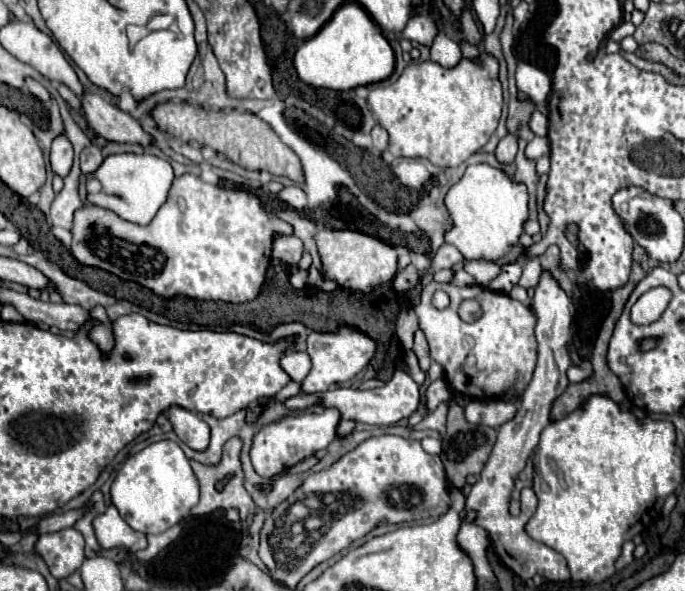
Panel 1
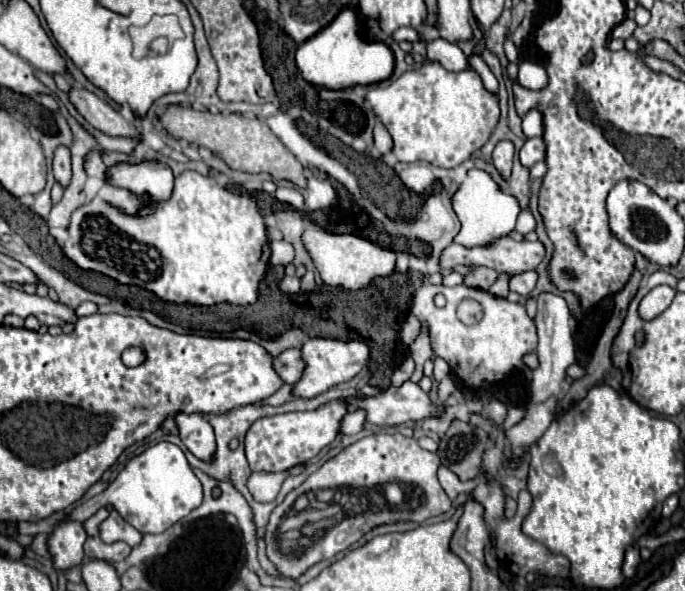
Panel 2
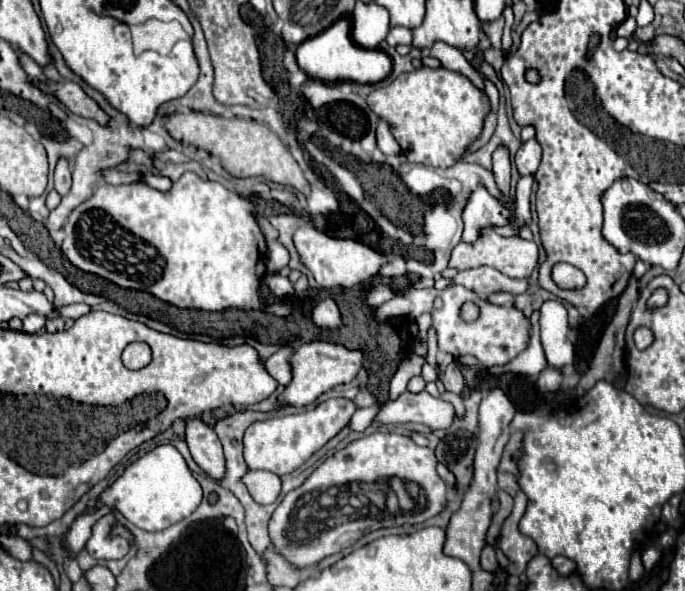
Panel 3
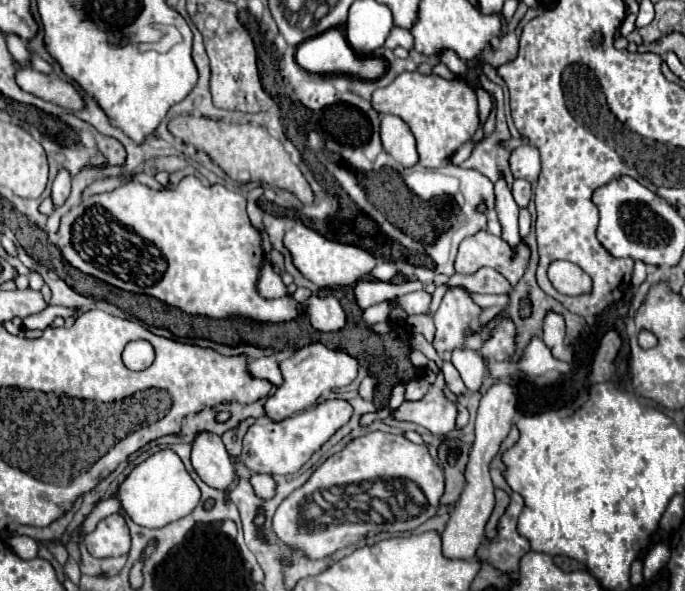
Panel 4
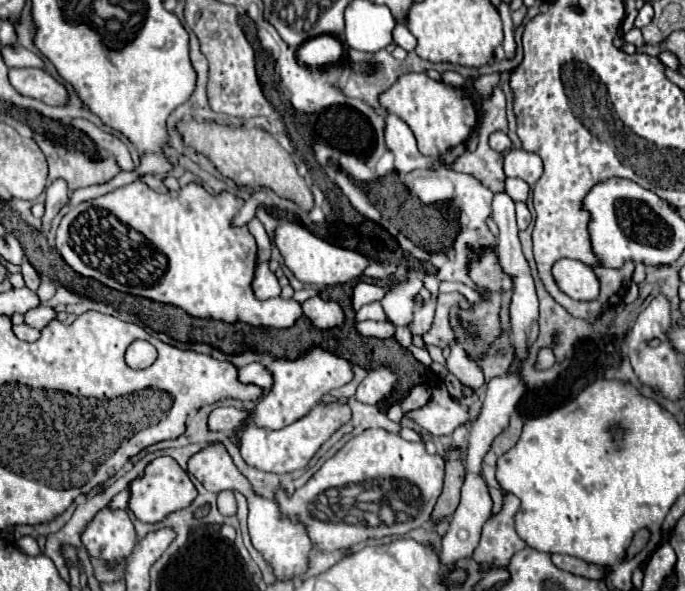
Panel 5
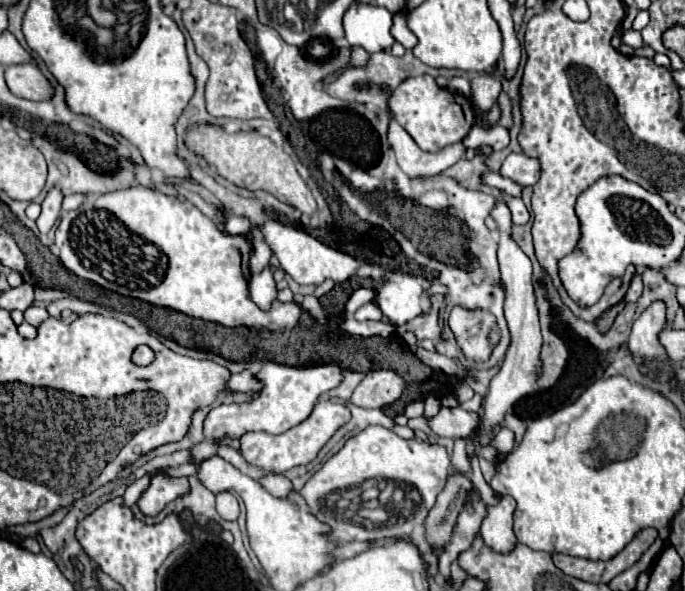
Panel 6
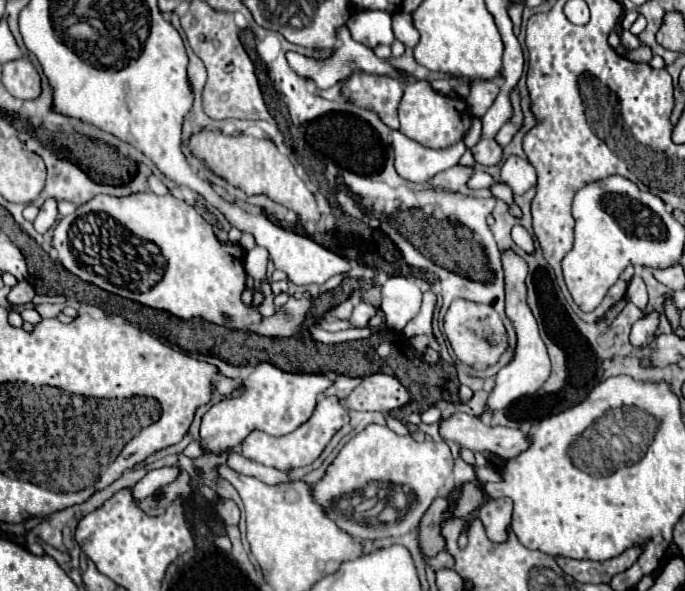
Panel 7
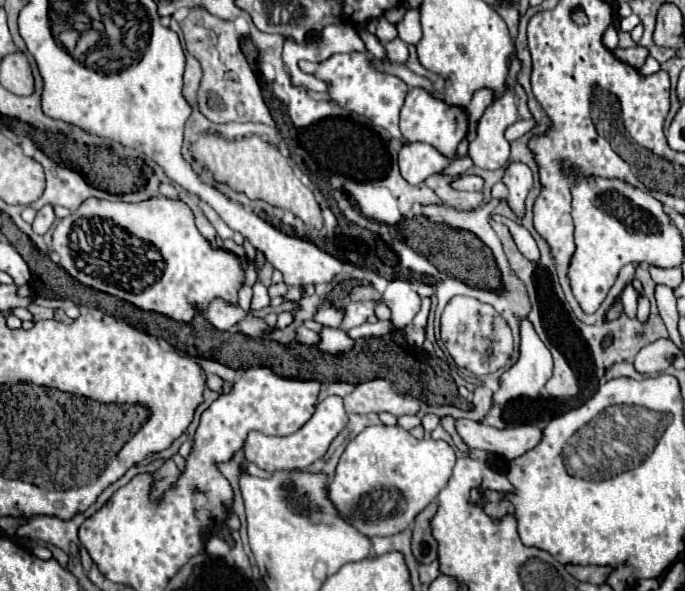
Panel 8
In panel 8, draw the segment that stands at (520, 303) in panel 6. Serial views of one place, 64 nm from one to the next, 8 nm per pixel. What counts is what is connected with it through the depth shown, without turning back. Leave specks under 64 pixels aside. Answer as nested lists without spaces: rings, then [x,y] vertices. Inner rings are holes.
[[[530,320],[520,326],[520,358],[500,378],[500,390],[494,392],[494,404],[504,406],[514,396],[542,396],[542,388],[552,376],[552,354],[536,336]]]

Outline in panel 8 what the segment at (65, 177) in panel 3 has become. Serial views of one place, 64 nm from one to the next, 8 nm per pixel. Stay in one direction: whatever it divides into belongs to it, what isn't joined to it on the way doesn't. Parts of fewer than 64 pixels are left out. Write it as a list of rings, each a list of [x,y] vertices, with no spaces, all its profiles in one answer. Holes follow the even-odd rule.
[[[44,206],[42,210],[38,210],[38,214],[36,214],[36,218],[34,218],[34,222],[32,222],[32,230],[36,232],[36,234],[40,234],[40,236],[44,236],[48,230],[50,230],[50,226],[54,224],[54,210],[52,210],[52,206]]]

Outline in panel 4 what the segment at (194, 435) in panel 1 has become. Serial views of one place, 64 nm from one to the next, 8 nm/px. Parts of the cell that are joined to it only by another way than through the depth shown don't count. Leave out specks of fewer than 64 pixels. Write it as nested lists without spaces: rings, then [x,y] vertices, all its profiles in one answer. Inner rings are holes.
[[[202,432],[192,444],[192,468],[210,488],[226,490],[236,480],[236,470],[224,442],[216,434]]]

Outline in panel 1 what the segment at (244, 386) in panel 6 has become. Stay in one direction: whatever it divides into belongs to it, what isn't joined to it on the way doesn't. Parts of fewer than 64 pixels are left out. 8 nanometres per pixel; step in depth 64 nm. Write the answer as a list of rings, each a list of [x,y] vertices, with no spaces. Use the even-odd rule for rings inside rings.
[[[288,352],[280,358],[280,366],[282,370],[294,380],[294,382],[300,382],[304,380],[304,376],[308,374],[308,368],[310,368],[310,360],[308,360],[308,354],[306,352]]]

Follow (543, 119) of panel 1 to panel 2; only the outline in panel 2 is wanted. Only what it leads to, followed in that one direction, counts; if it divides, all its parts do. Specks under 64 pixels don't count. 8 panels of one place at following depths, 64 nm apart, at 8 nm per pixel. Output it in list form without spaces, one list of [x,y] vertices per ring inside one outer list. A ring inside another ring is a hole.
[[[530,110],[522,119],[522,130],[528,138],[542,137],[544,125],[542,115],[537,110]]]

